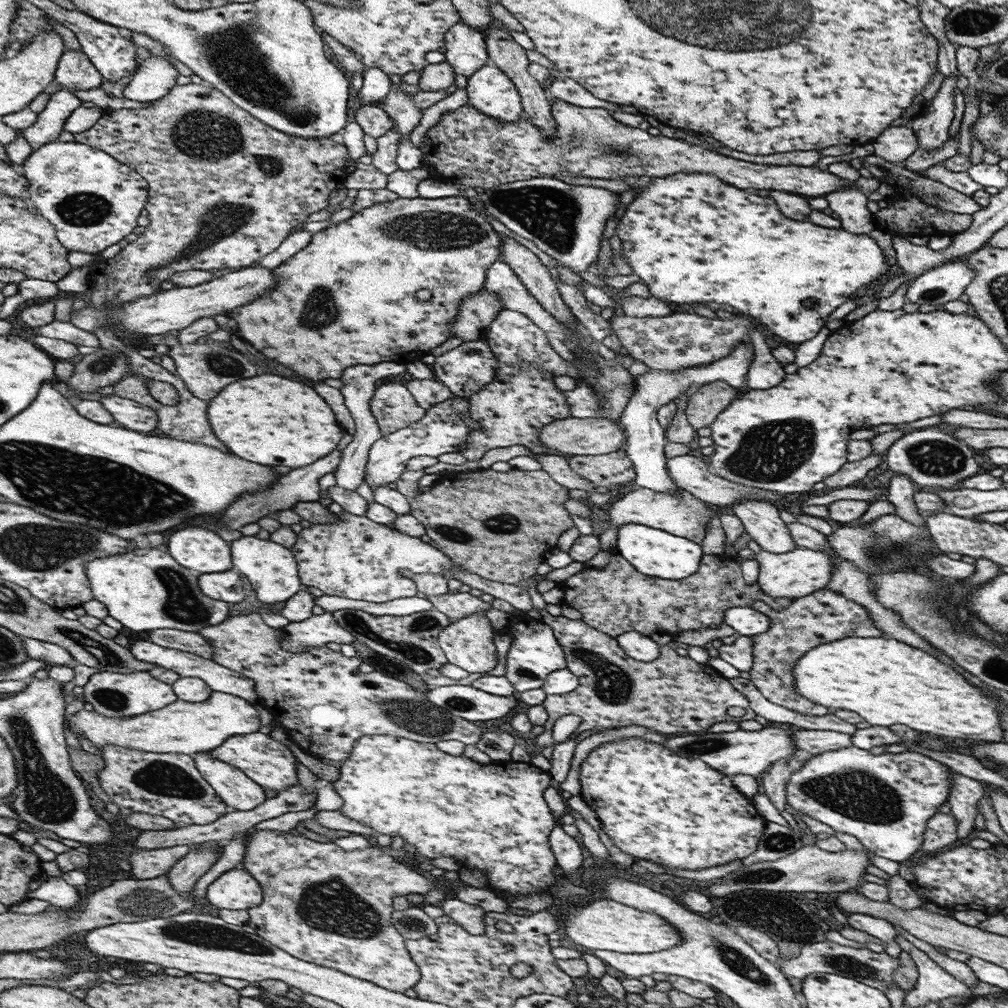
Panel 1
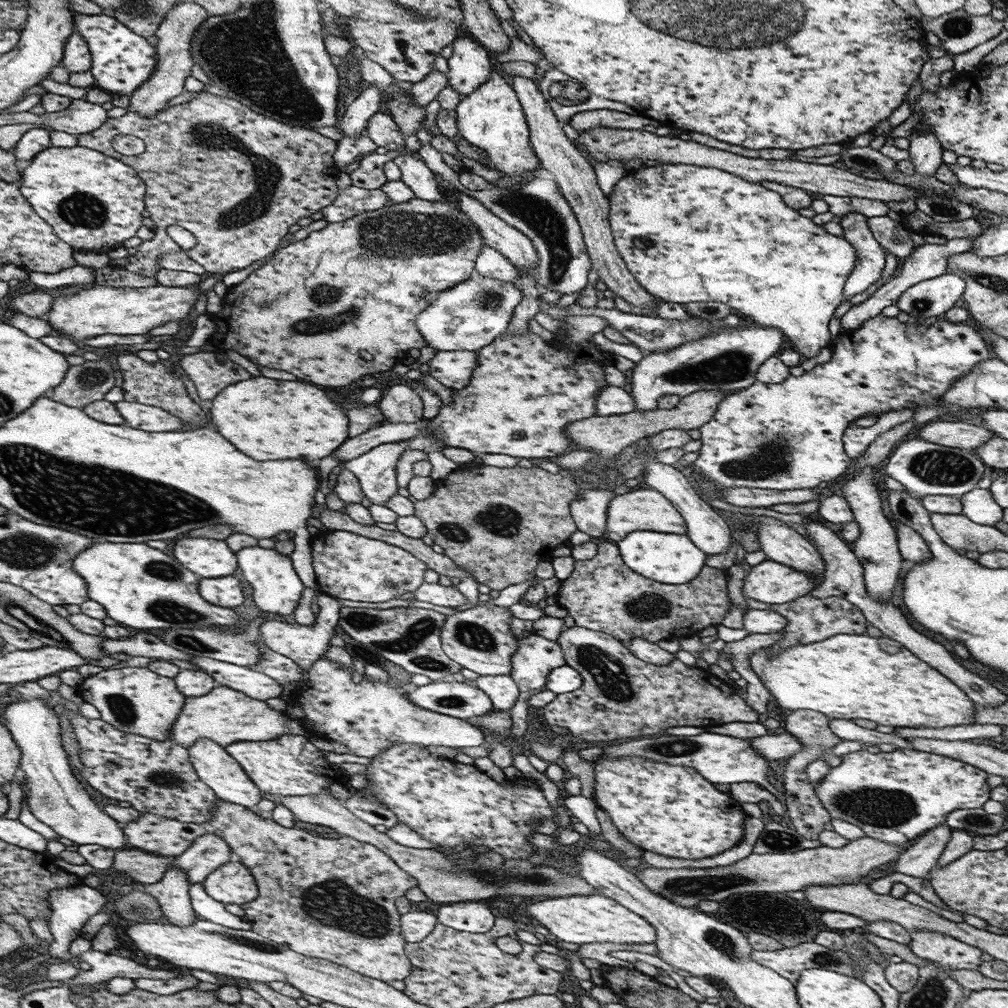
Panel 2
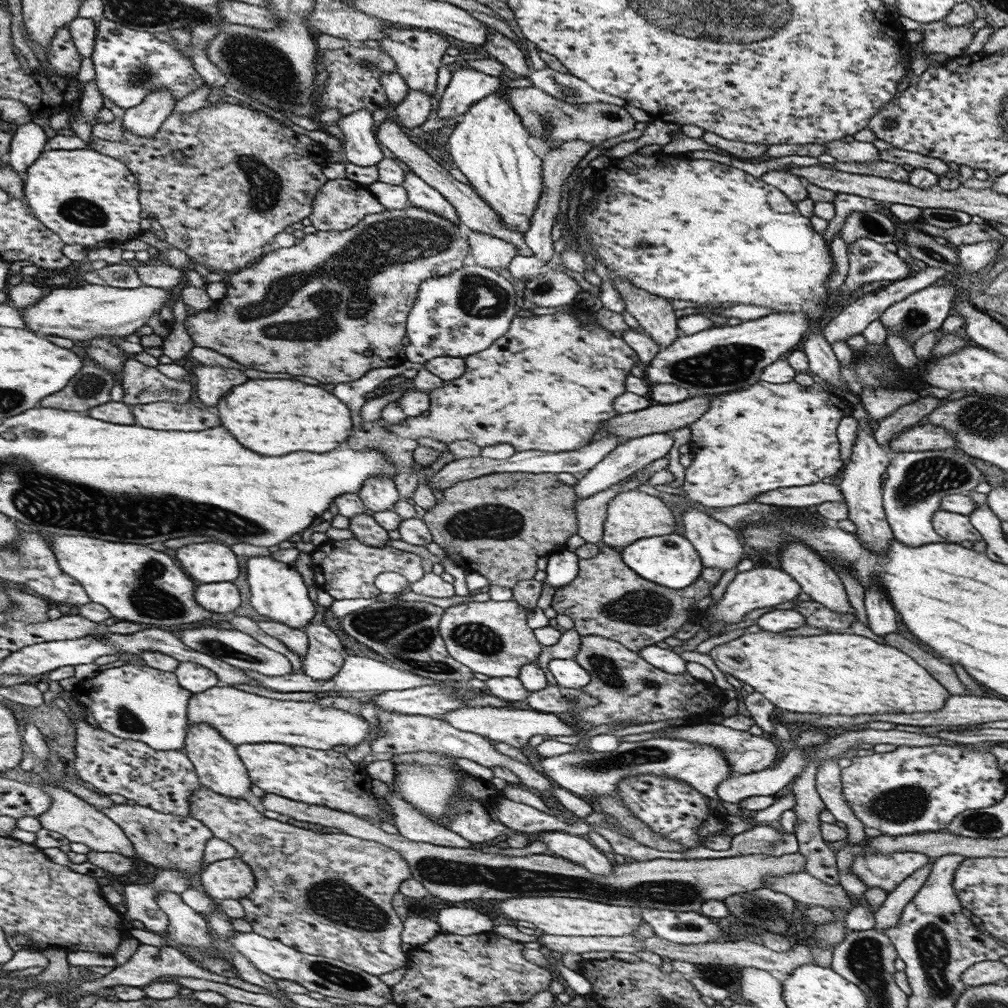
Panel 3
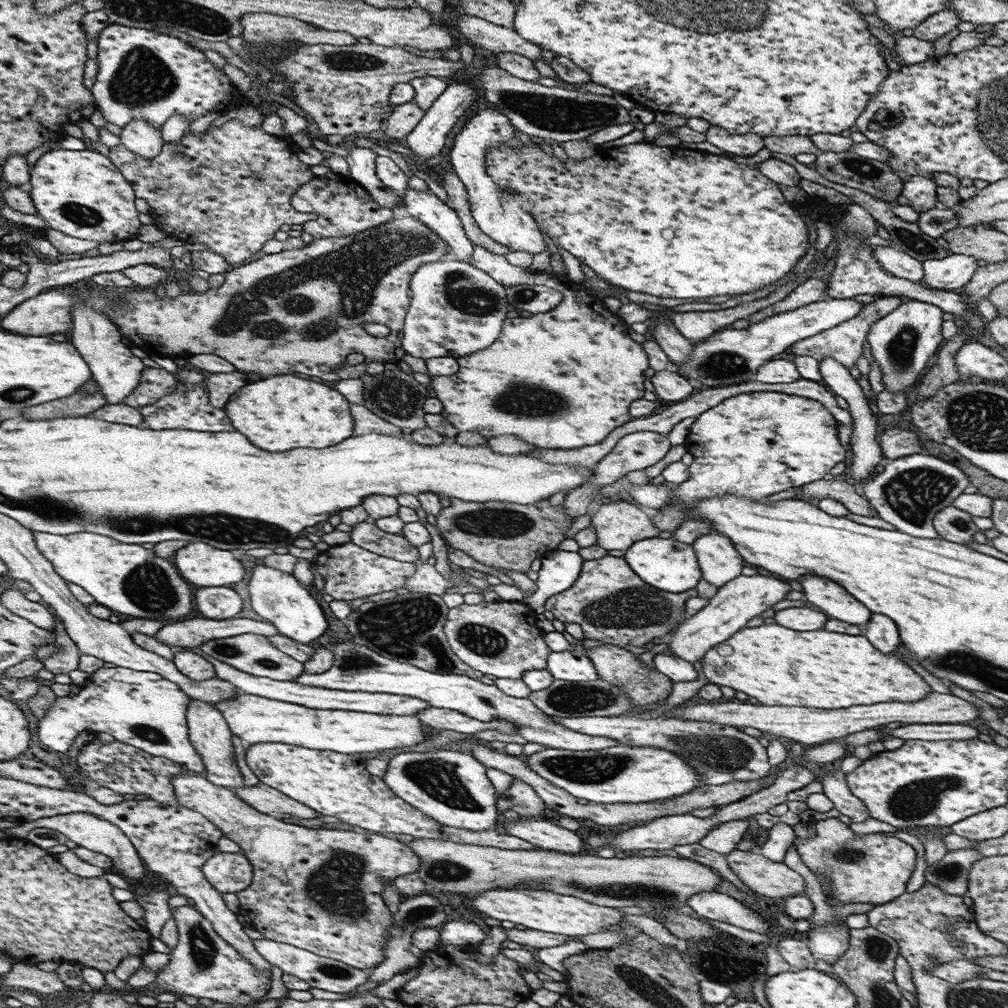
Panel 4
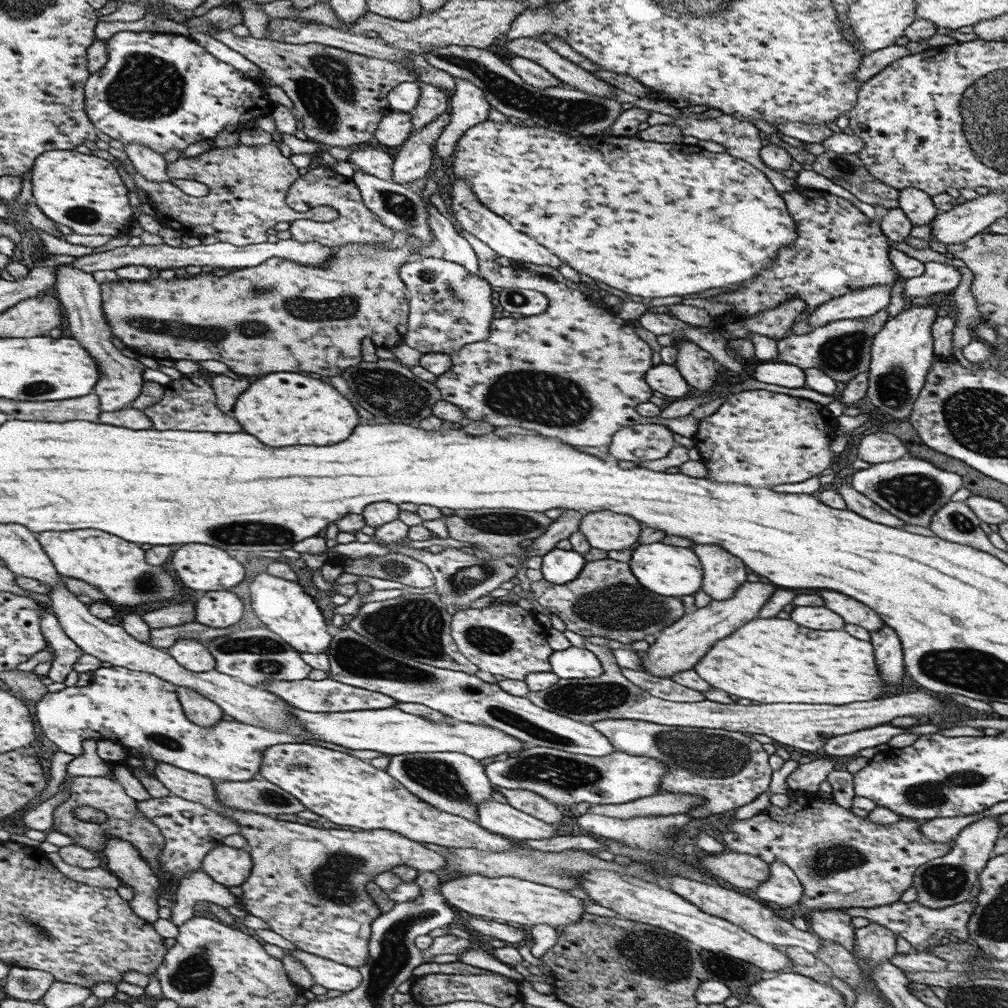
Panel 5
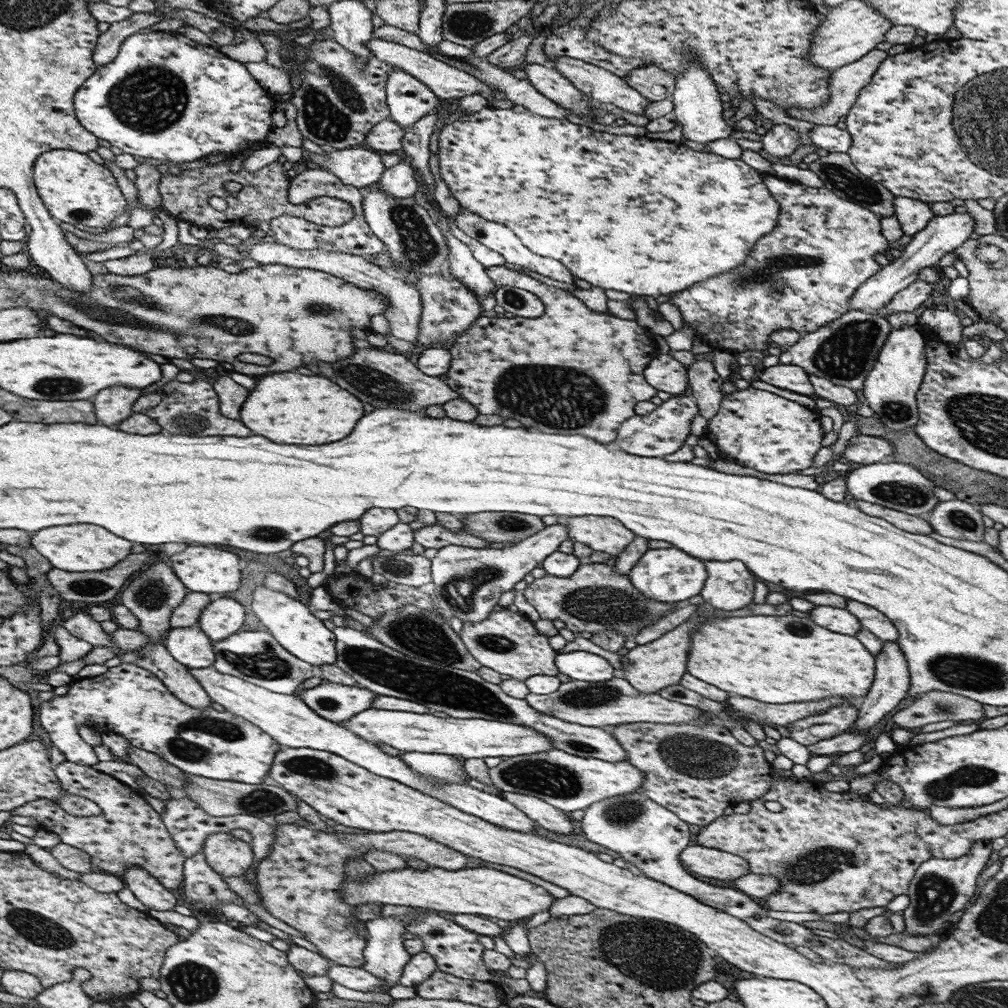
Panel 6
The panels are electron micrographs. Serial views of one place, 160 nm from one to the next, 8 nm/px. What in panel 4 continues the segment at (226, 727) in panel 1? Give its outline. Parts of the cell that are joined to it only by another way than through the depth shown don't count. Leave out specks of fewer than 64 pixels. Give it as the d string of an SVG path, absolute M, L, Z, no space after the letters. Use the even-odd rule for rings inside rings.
M240 692L235 699L212 704L223 713L231 731L248 744L284 743L302 748L356 754L414 746L427 740L416 715L396 716L368 712L320 710Z

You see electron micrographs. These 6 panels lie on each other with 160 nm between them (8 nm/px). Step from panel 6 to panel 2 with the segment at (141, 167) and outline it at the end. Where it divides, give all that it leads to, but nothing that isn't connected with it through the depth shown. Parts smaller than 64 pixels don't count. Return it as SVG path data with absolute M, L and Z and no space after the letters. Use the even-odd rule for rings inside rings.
M193 1L179 2L176 4L176 8L170 9L166 13L165 19L160 23L158 30L155 32L155 35L158 37L158 46L156 46L159 59L158 70L152 74L151 78L148 79L146 83L142 84L142 86L132 94L131 104L127 108L128 111L137 112L143 117L152 116L164 110L168 107L167 104L172 98L176 98L176 96L184 92L184 80L191 75L192 68L196 66L190 52L191 40L193 39L195 30L202 24L202 21L205 21L208 17L209 12Z

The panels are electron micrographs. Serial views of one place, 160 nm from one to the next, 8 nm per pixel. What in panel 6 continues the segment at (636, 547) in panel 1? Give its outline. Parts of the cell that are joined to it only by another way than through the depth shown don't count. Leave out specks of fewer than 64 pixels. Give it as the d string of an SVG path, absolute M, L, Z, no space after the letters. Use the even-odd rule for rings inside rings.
M656 548L656 550L648 550L644 554L644 560L639 560L628 576L631 577L632 584L636 584L636 588L643 592L645 597L652 601L660 601L663 603L678 603L684 601L690 596L700 594L704 580L706 580L706 568L704 562L700 562L698 558L678 550L678 548Z

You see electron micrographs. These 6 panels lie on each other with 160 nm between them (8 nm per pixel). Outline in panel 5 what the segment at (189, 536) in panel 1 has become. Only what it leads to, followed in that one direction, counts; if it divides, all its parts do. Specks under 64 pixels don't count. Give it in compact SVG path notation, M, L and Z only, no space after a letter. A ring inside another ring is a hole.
M188 544L174 552L172 568L182 584L195 591L226 590L240 584L244 566L224 550L208 544Z

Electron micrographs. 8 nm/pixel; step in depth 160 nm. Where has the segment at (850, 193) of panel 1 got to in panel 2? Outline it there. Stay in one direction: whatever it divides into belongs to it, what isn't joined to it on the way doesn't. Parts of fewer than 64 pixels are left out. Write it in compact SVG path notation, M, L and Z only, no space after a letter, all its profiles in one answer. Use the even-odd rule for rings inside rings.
M859 212L845 214L839 222L843 236L857 252L857 264L843 286L845 299L864 292L880 278L885 264L885 253L868 226L868 217Z

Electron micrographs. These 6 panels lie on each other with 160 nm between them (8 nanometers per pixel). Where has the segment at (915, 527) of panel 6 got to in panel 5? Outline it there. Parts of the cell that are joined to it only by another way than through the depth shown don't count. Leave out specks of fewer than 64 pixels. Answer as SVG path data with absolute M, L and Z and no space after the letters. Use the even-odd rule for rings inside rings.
M840 484L837 491L842 495L844 502L848 510L872 520L872 522L885 524L891 527L901 527L905 525L903 520L900 520L897 516L890 514L886 509L878 506L873 500L870 500L864 494L860 494L852 486L848 484Z

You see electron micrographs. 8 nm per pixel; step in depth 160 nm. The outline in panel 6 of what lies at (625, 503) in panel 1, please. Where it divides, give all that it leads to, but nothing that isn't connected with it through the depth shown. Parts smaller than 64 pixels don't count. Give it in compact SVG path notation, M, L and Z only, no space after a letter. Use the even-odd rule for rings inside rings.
M607 516L568 517L564 520L572 542L587 544L593 551L620 554L636 536Z

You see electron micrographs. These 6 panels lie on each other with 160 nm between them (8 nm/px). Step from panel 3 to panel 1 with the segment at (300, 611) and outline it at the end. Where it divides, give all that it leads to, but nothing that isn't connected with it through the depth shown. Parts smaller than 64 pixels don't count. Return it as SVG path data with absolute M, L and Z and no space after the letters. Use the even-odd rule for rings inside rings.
M245 536L231 542L232 552L236 552L236 570L250 580L256 596L266 604L286 602L298 590L303 590L298 561L291 549L273 540Z

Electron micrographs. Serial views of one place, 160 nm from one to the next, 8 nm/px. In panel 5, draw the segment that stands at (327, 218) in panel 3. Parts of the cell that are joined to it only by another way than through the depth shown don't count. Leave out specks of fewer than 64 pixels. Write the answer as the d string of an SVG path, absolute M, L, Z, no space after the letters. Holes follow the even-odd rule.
M316 167L300 176L288 190L288 206L298 212L310 210L315 206L332 206L338 210L339 217L330 222L316 222L308 219L293 220L289 231L292 239L301 243L317 242L336 249L348 243L375 245L390 243L395 232L387 227L379 216L365 206L361 192L352 178L342 176L330 167Z

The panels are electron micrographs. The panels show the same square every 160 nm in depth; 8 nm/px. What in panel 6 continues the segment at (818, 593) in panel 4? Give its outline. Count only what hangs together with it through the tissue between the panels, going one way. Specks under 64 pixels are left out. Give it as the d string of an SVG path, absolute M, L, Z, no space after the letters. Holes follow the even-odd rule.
M848 600L845 606L856 619L860 620L861 628L866 628L872 634L884 641L897 641L899 639L899 632L896 627L882 612L876 612L870 606L864 606L860 602L852 602Z

